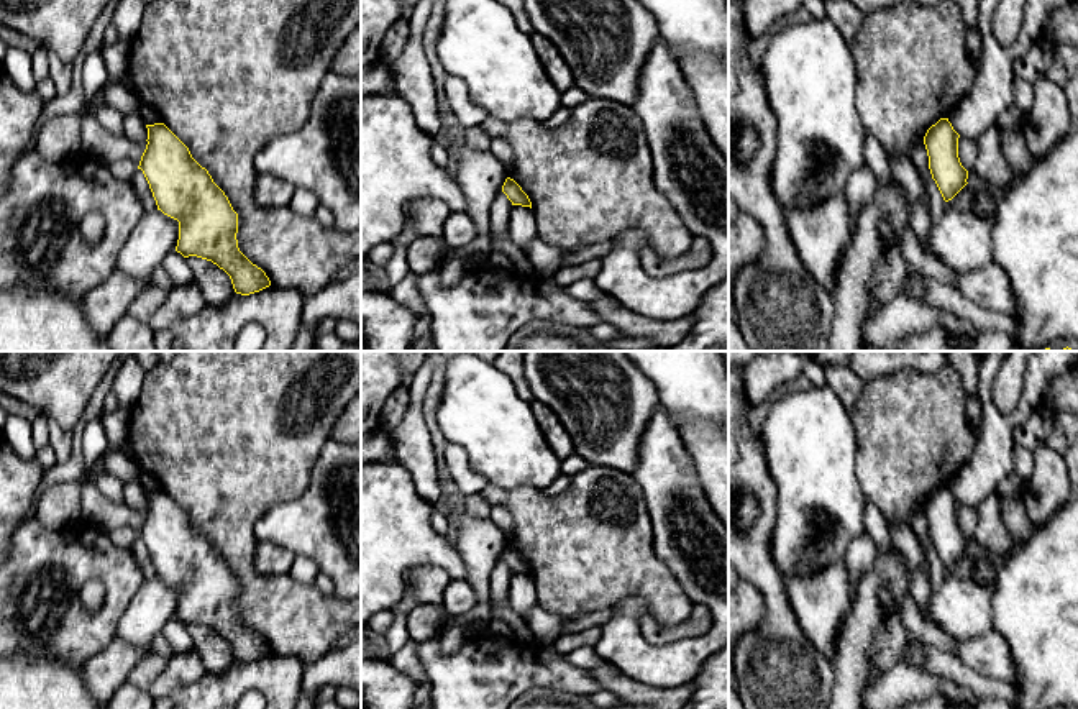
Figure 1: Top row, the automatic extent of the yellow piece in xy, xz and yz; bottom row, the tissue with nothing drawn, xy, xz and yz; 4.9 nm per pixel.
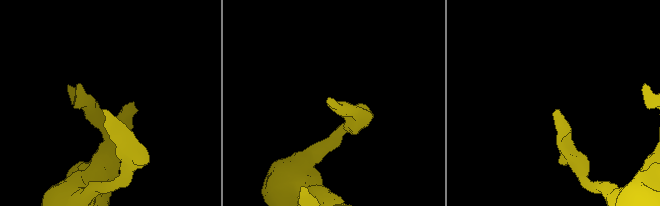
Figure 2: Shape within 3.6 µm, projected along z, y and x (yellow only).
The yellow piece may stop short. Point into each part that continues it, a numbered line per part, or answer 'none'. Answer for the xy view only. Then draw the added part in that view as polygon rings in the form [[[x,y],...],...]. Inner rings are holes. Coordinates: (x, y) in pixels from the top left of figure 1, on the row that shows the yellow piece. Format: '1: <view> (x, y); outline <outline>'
none

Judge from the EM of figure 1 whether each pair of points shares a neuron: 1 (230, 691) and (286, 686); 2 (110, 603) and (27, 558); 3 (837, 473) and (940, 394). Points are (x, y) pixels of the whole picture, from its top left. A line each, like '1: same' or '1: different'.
1: same
2: same
3: different

